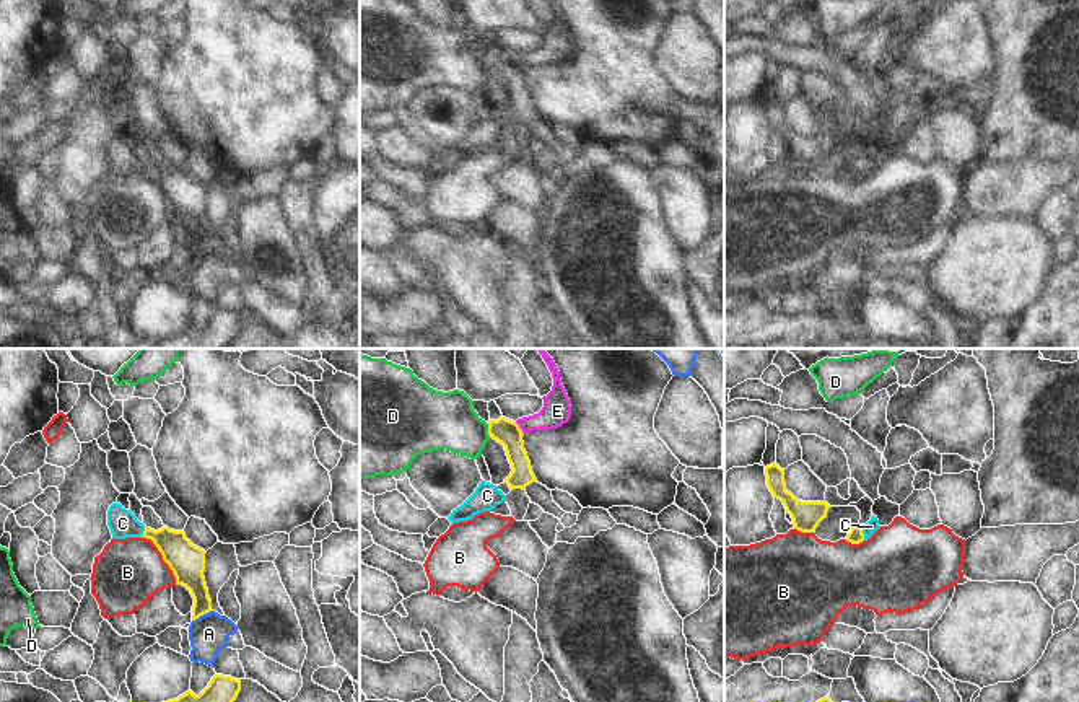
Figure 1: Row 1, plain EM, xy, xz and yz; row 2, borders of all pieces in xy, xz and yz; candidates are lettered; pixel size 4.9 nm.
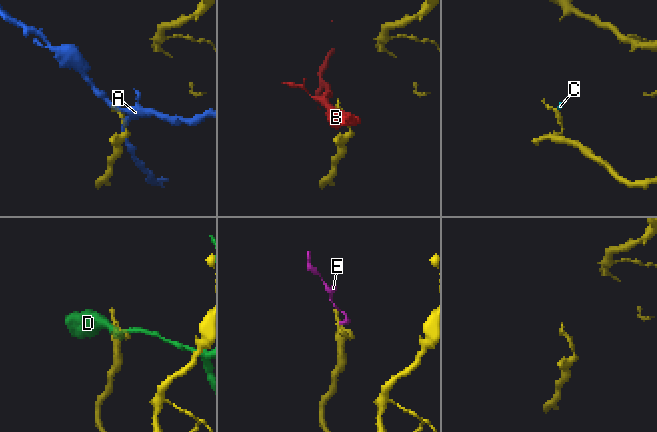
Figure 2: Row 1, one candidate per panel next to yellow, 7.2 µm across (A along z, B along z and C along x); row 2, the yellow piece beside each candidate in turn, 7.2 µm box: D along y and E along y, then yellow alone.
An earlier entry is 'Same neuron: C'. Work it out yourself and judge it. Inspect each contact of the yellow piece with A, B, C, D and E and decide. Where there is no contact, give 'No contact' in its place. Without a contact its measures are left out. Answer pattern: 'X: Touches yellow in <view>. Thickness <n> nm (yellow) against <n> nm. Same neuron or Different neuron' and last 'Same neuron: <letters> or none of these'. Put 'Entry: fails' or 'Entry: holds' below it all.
A: Touches yellow in xy. Thickness 160 nm (yellow) against 190 nm. Different neuron
B: Touches yellow in xy. Thickness 180 nm (yellow) against 320 nm. Different neuron
C: Touches yellow in yz. Thickness 80 nm (yellow) against 70 nm. Same neuron
D: Touches yellow in xz. Thickness 130 nm (yellow) against 280 nm. Different neuron
E: Touches yellow in xz. Thickness 130 nm (yellow) against 140 nm. Different neuron
Same neuron: C
Entry: holds

